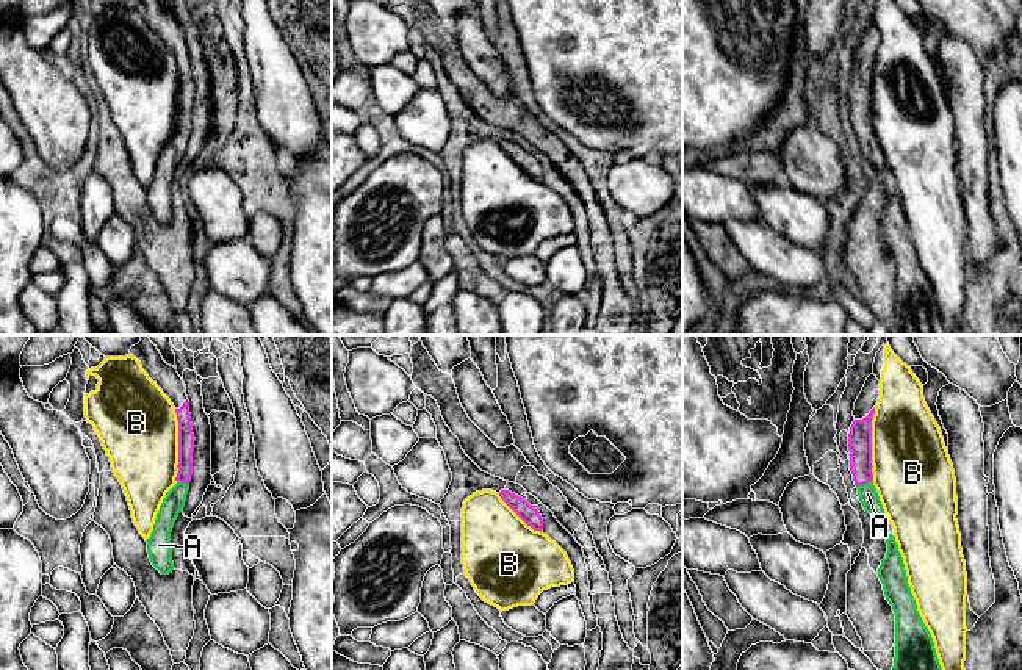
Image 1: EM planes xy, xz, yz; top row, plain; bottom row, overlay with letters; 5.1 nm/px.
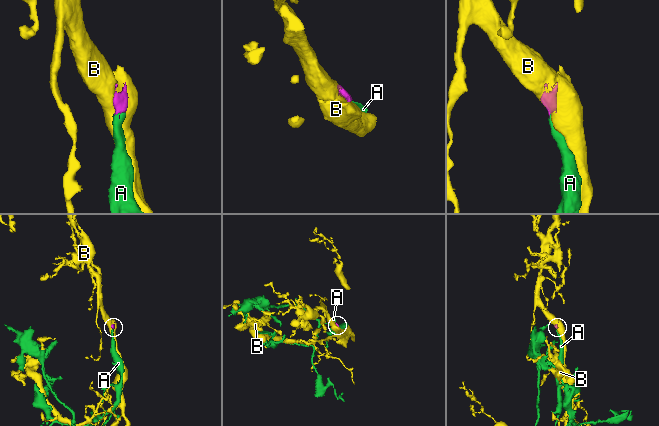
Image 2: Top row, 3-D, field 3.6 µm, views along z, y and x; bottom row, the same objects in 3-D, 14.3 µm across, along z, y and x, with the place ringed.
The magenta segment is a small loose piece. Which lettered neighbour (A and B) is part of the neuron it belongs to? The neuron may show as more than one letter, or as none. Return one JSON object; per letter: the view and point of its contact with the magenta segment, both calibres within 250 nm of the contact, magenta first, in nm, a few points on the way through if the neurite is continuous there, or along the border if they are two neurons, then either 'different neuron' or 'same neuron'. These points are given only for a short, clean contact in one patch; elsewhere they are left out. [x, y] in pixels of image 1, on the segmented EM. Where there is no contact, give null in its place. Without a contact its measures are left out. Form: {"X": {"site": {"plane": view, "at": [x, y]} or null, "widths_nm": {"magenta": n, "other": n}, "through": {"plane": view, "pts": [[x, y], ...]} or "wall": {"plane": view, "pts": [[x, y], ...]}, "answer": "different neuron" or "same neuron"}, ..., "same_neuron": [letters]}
{"A": {"site": {"plane": "yz", "at": [864, 482]}, "widths_nm": {"magenta": 130, "other": 100}, "through": {"plane": "yz", "pts": [[860, 439], [860, 464], [864, 482], [867, 493]]}, "answer": "same neuron"}, "B": {"site": {"plane": "yz", "at": [870, 445]}, "widths_nm": {"magenta": 130, "other": 400}, "answer": "different neuron"}, "same_neuron": ["A"]}

